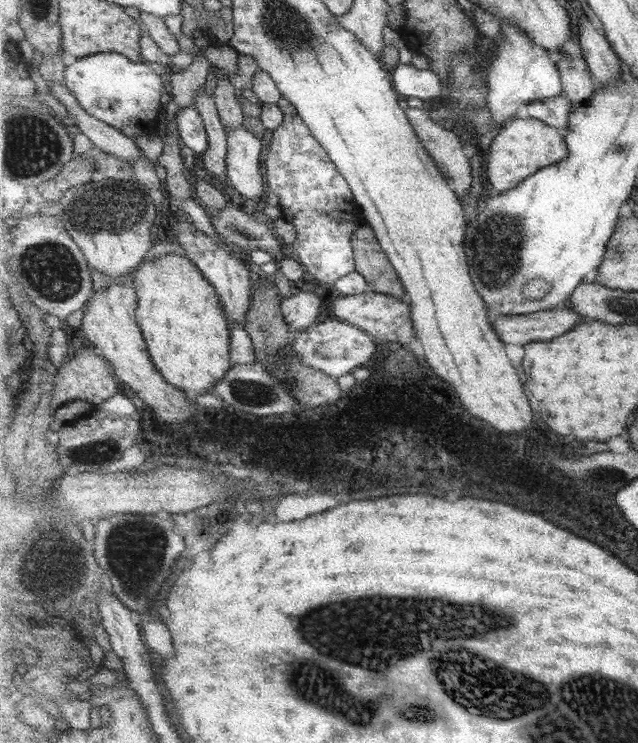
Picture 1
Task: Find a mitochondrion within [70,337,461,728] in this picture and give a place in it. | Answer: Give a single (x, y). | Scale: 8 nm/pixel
(136, 549)

